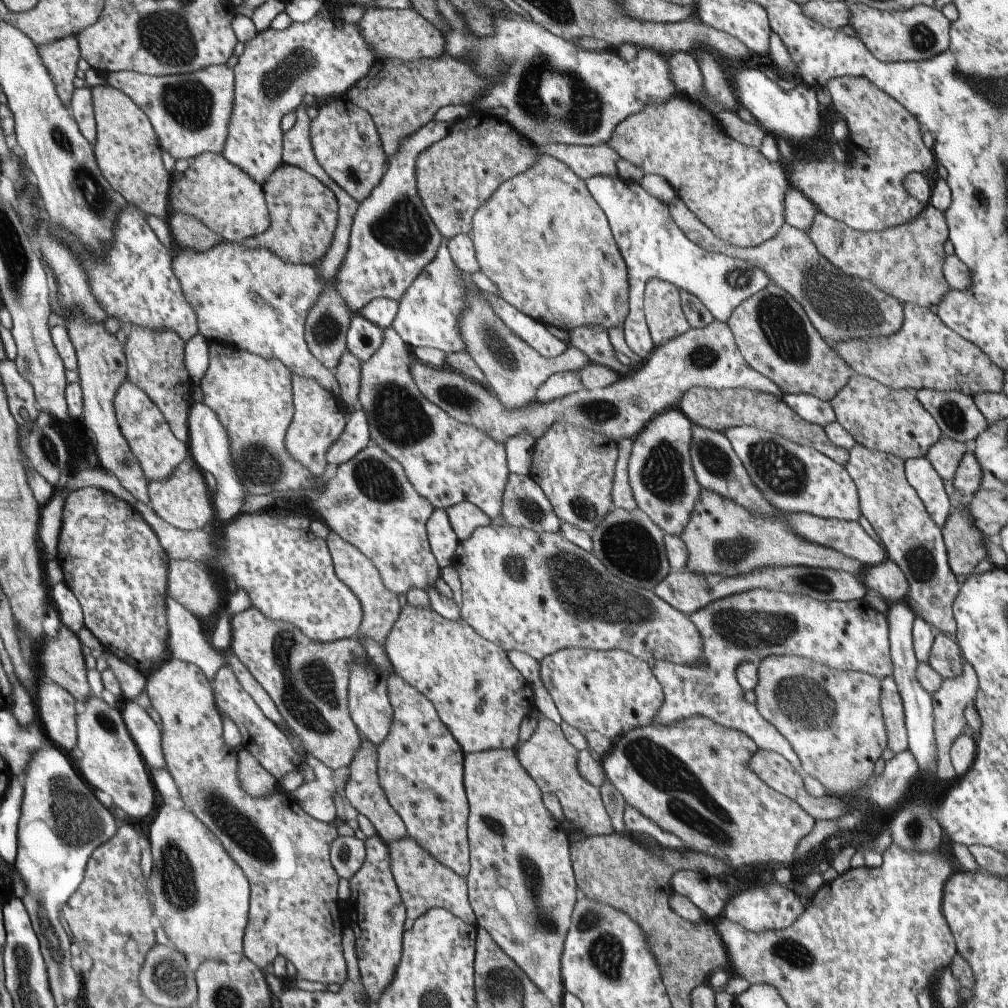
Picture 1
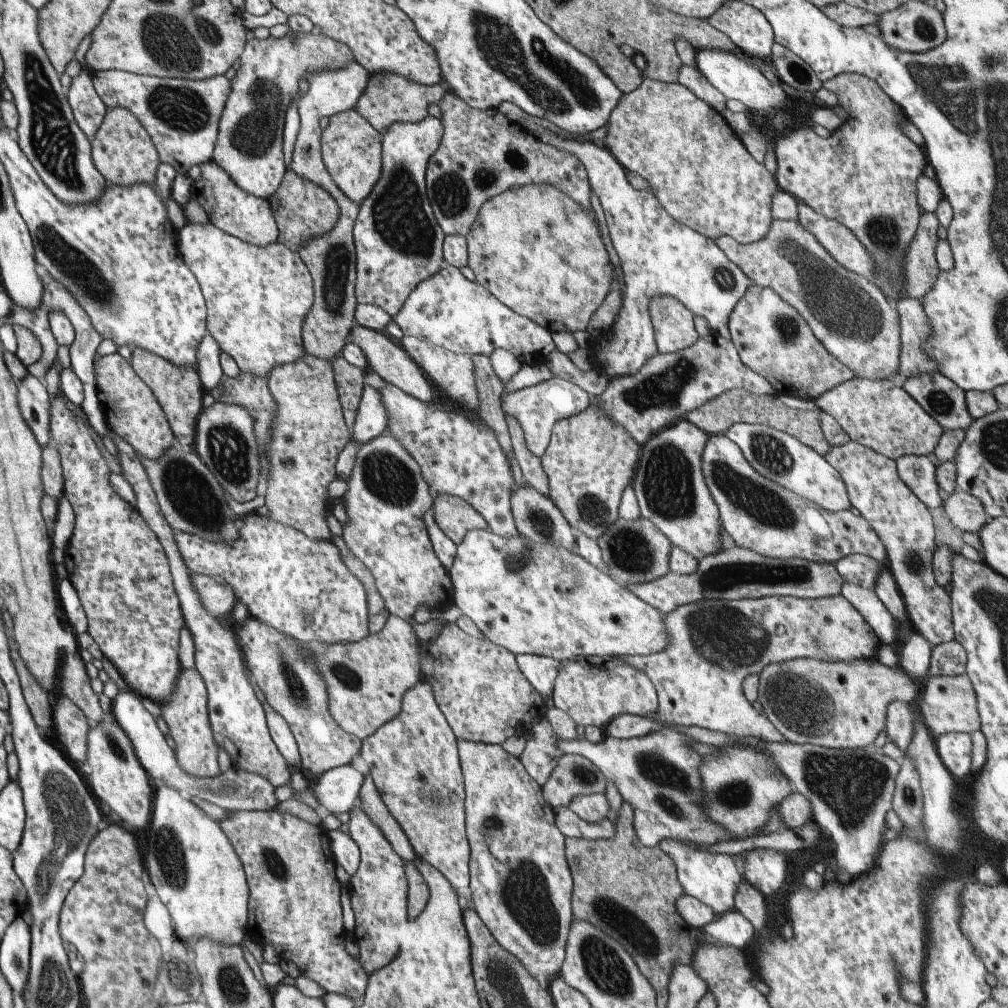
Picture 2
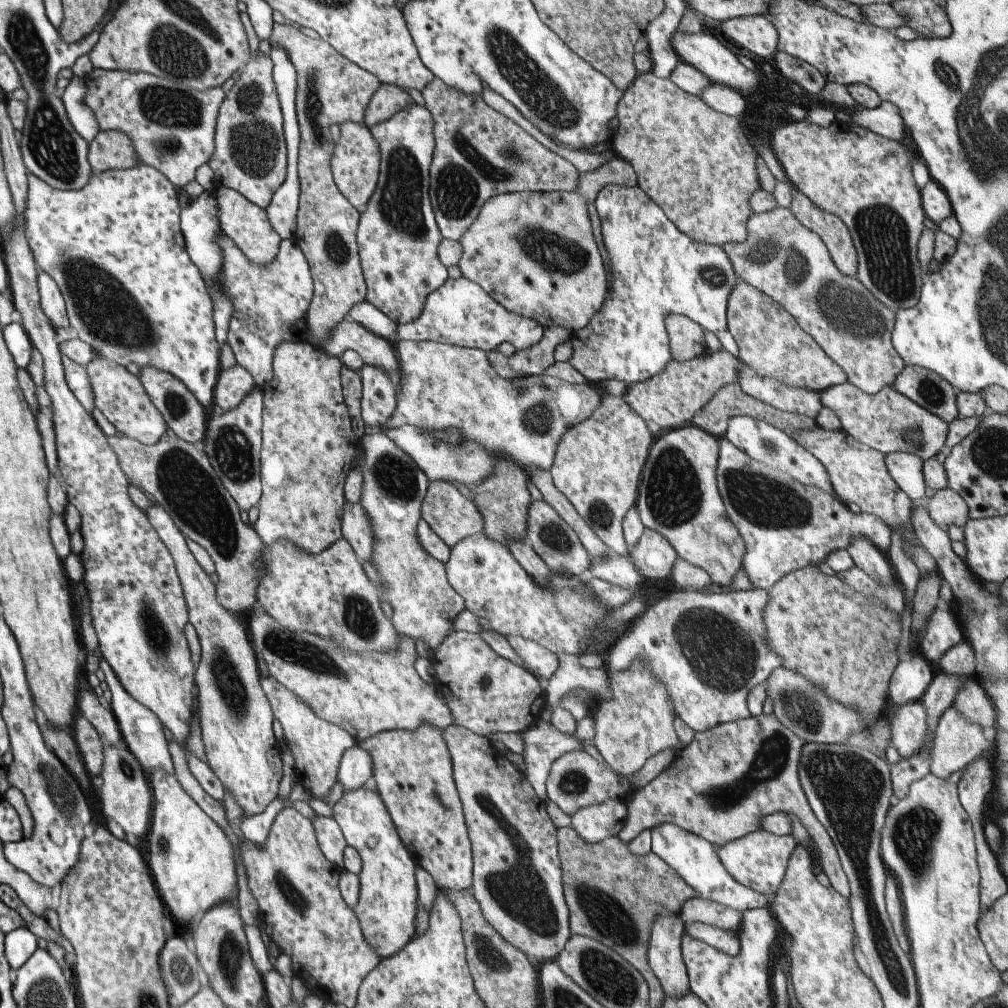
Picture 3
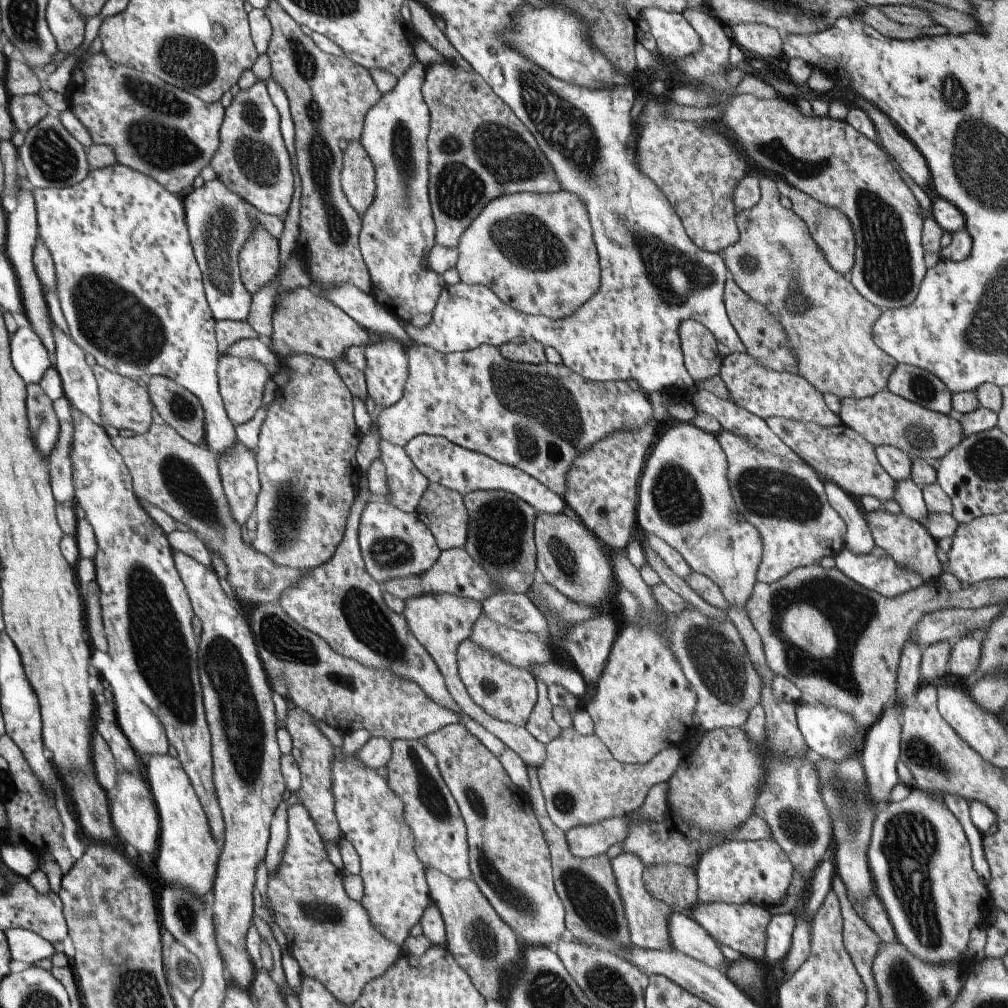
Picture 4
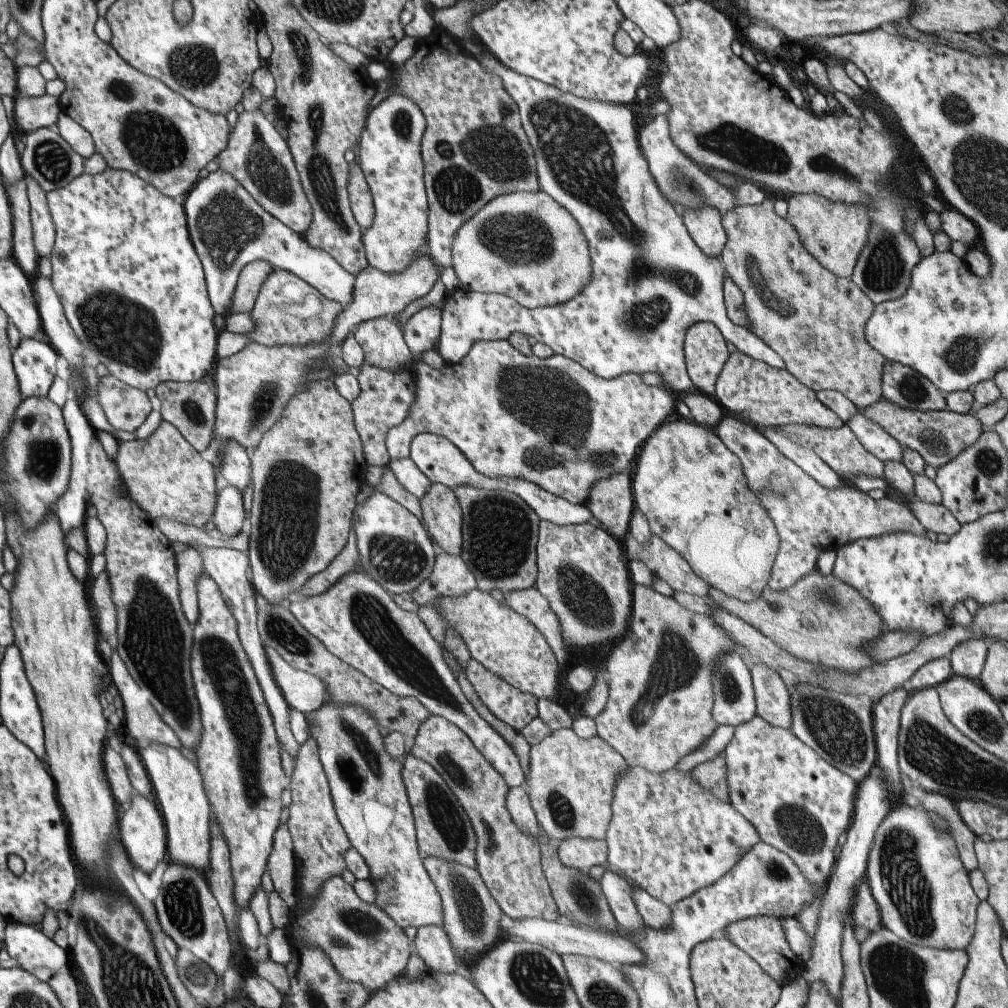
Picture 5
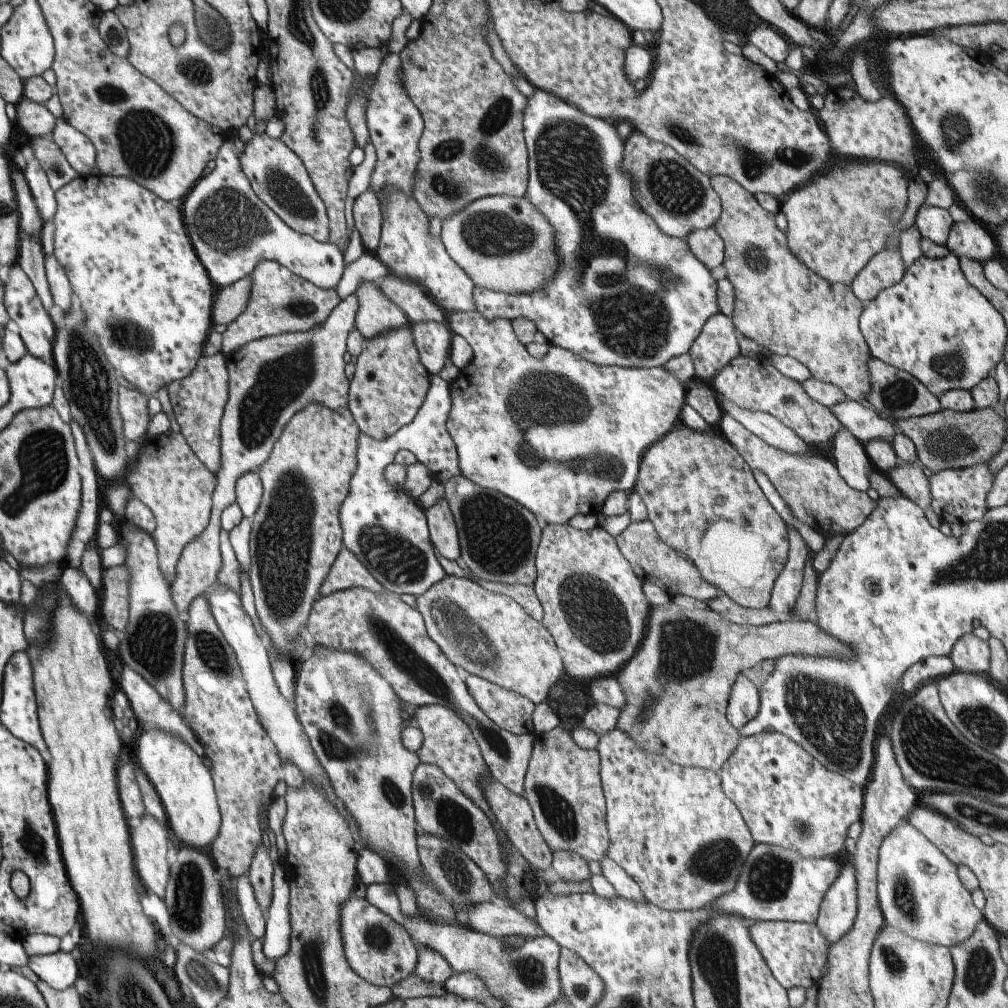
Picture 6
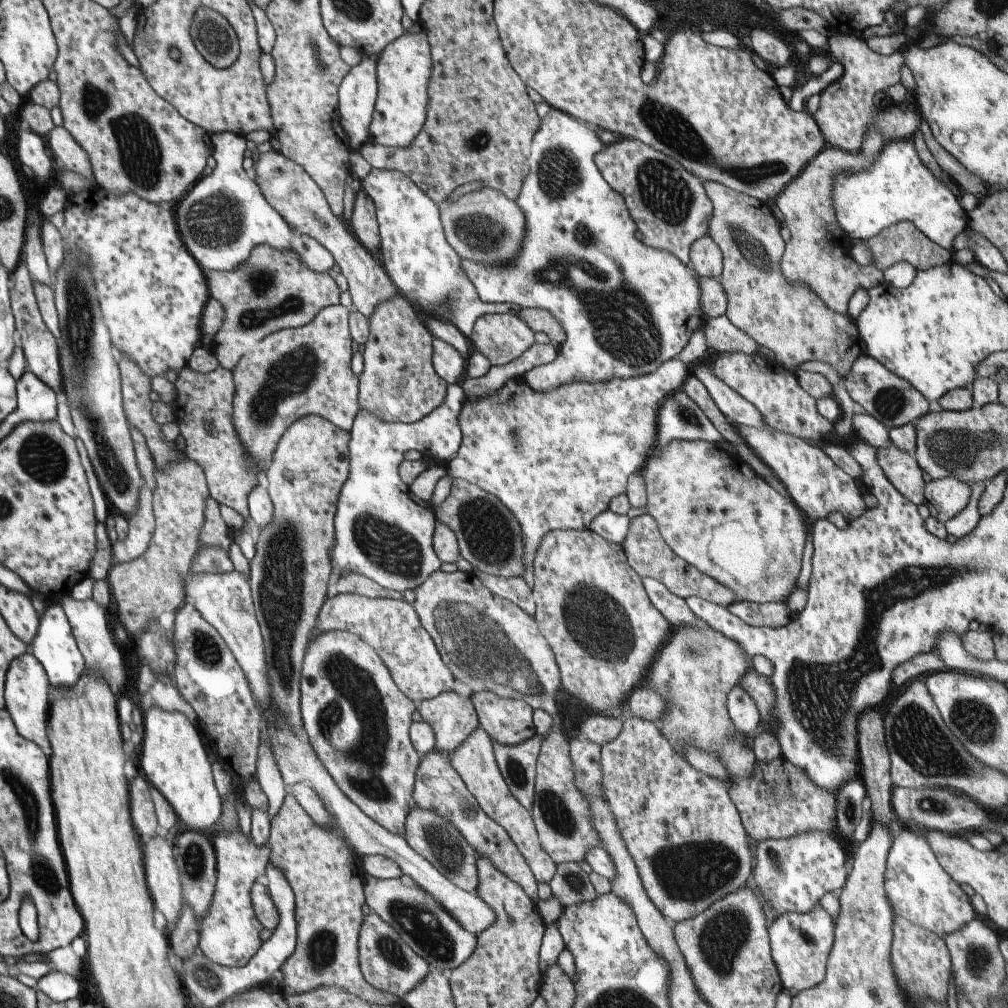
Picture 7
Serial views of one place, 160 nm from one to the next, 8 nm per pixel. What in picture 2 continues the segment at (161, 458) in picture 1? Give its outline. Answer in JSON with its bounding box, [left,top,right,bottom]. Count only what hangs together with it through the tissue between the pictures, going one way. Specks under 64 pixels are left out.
[93,352,174,461]

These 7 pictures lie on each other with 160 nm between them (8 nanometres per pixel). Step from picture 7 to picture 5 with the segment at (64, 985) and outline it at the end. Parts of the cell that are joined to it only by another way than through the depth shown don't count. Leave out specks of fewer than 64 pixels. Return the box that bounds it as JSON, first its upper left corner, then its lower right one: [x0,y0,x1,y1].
[2,923,70,974]

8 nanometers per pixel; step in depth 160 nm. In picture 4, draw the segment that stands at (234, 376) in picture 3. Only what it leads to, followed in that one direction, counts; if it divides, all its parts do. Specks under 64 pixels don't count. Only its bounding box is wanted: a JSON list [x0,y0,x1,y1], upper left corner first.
[216,354,270,424]

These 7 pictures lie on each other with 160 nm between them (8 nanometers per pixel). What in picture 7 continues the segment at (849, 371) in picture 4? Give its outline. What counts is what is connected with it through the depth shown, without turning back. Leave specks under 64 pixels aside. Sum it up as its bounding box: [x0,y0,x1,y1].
[702,181,866,378]

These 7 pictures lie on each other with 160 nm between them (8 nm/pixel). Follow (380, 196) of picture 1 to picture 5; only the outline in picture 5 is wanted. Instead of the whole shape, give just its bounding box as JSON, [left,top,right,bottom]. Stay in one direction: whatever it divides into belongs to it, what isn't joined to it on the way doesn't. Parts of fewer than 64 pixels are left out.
[358,98,440,361]

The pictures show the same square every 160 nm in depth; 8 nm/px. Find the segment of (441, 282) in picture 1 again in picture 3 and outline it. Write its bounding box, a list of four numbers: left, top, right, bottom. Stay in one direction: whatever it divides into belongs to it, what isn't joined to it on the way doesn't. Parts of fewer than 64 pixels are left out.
[396,278,543,352]

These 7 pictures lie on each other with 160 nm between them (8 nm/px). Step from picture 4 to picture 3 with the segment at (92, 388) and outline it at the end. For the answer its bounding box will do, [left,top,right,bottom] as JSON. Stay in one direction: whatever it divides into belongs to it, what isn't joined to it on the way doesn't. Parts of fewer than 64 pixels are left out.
[60,355,94,414]

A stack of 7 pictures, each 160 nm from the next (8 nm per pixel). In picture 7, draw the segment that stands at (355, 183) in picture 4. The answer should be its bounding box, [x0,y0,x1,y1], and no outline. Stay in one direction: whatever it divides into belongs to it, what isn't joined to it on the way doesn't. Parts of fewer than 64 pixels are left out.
[350,188,380,252]

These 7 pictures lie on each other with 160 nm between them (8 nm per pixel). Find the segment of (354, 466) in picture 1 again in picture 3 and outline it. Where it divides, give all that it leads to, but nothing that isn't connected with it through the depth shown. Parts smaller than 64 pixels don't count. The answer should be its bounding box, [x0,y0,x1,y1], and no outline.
[358,430,465,651]

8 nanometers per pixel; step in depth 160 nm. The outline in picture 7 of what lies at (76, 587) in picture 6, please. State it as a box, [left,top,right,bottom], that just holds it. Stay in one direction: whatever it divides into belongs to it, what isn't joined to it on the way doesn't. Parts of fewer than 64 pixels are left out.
[61,596,125,698]

